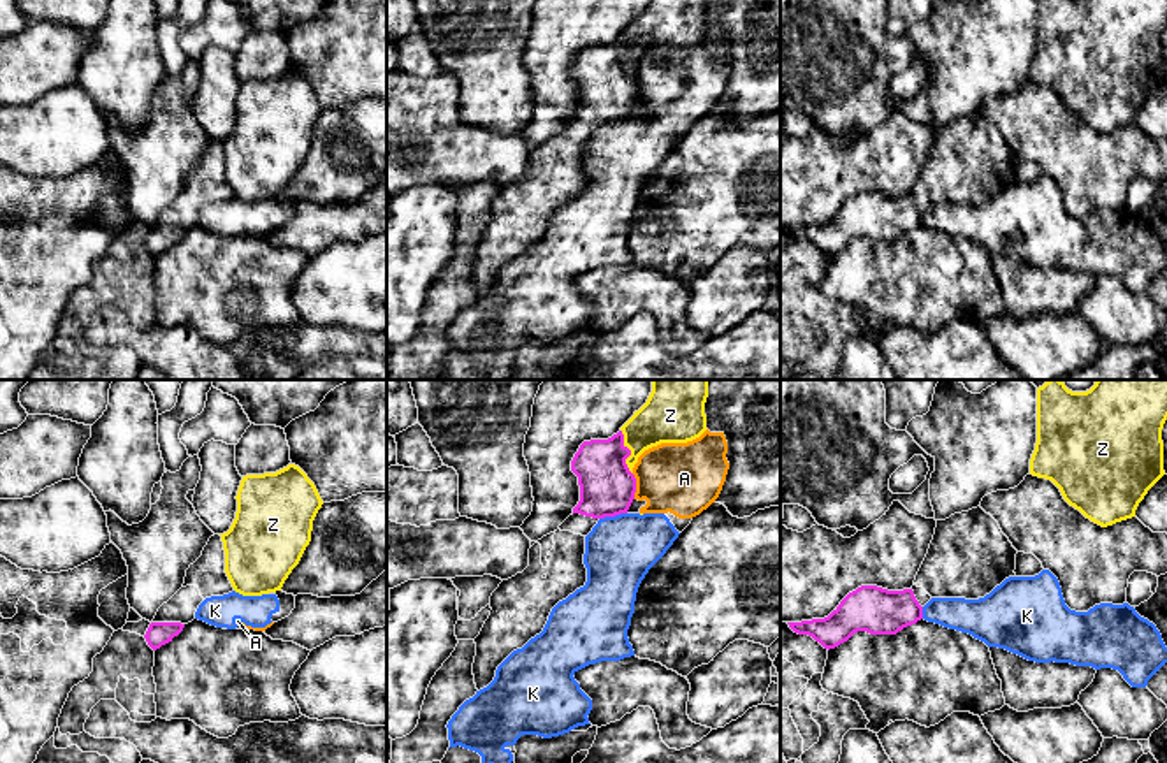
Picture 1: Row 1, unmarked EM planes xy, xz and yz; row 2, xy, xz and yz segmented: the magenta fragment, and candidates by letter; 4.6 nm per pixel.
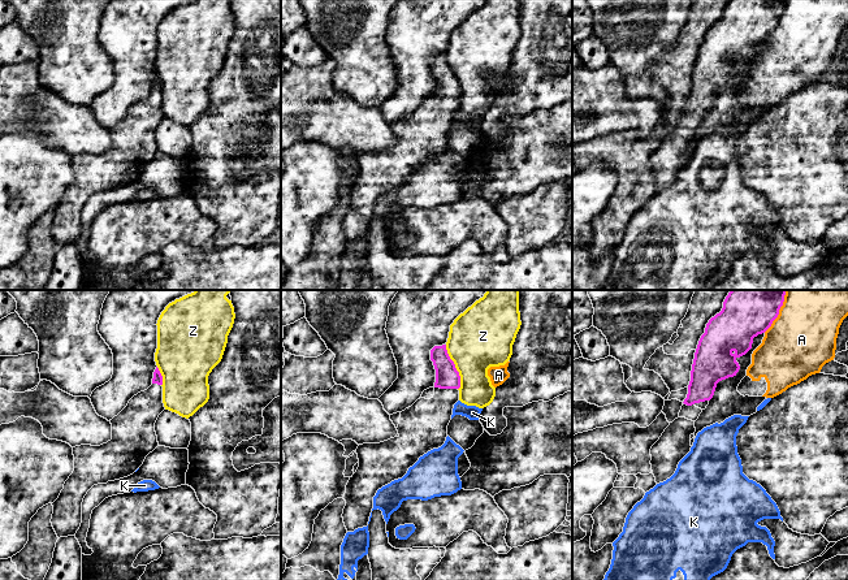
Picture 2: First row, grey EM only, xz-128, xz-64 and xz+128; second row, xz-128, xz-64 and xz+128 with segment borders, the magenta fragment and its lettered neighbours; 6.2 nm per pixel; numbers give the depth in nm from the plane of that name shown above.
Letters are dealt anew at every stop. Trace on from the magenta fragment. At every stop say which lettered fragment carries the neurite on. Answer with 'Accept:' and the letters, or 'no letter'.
Accept: no letter

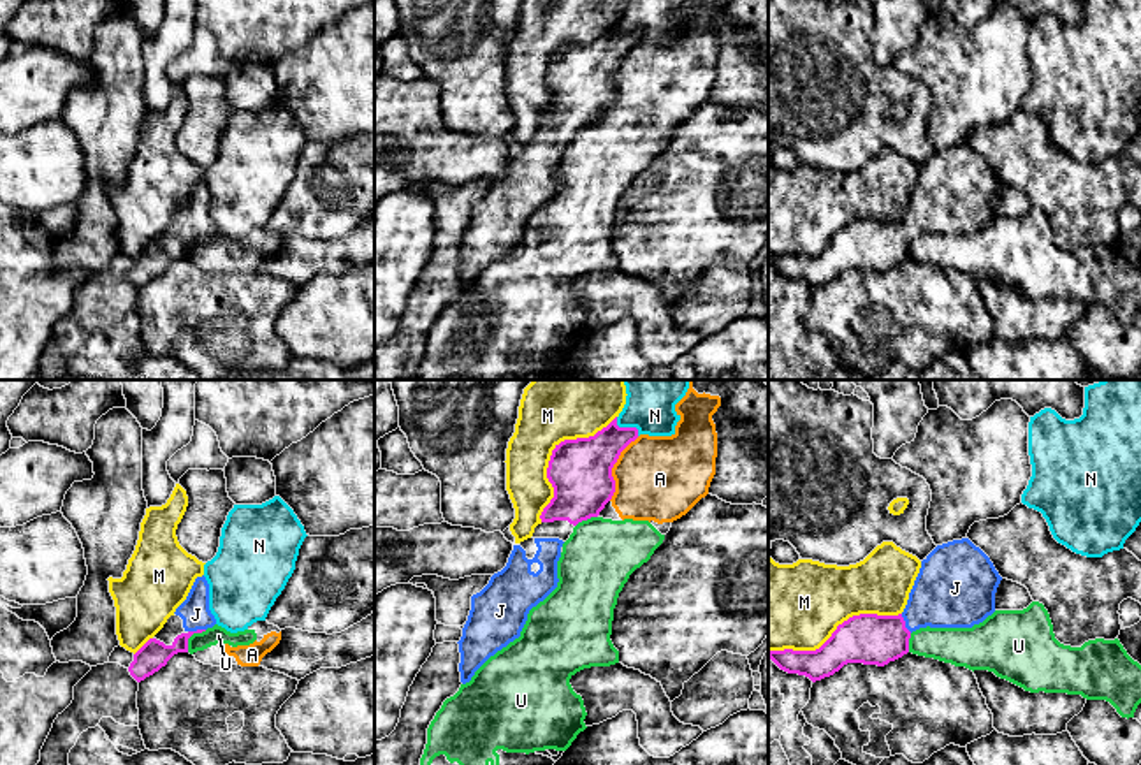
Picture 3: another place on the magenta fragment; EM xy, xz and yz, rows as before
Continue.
Accept: J

